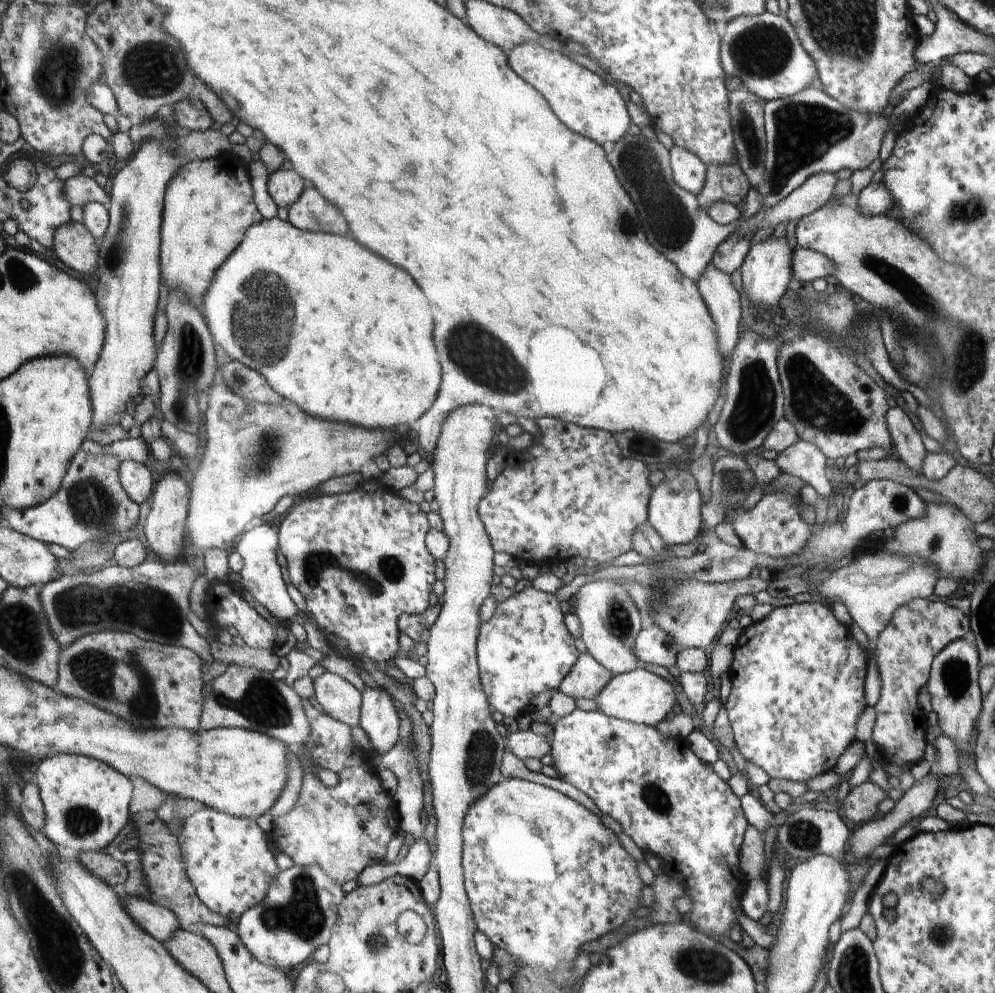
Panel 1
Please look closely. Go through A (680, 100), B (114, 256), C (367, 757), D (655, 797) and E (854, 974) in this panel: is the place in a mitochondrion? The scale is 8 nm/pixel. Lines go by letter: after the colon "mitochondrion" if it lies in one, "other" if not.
A: other
B: mitochondrion
C: other
D: mitochondrion
E: mitochondrion

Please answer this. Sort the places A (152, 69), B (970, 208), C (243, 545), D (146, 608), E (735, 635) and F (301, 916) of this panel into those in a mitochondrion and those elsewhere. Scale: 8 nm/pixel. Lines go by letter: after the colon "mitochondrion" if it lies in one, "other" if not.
A: mitochondrion
B: mitochondrion
C: other
D: mitochondrion
E: other
F: mitochondrion

